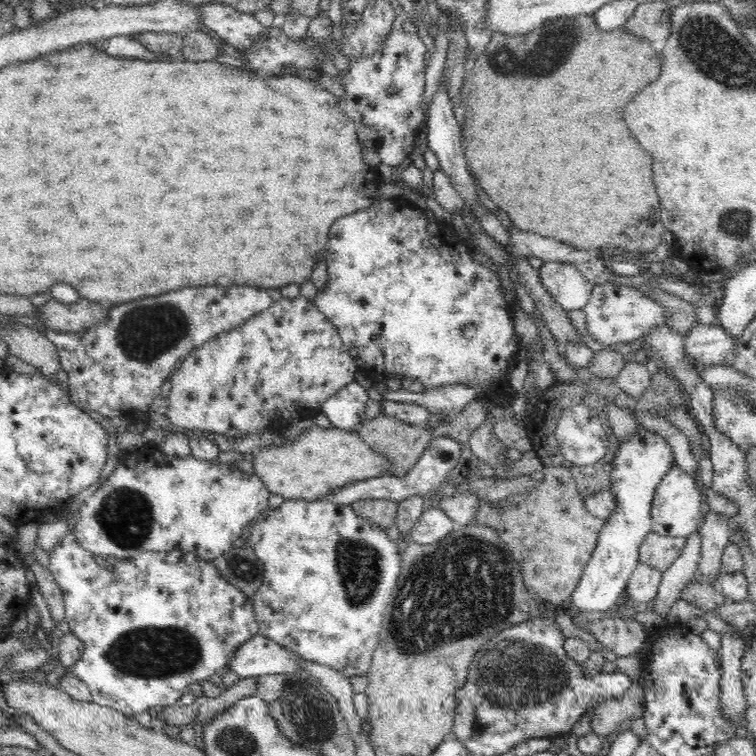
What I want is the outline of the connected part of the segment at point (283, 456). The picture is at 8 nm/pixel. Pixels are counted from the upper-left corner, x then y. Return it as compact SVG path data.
M313 424L305 433L293 443L288 442L278 446L264 447L256 451L250 458L253 462L256 476L264 483L264 487L272 494L279 494L284 499L293 500L322 500L329 498L329 494L336 493L348 484L376 478L376 476L393 474L396 471L380 453L372 450L355 431L346 431L330 426L320 428Z

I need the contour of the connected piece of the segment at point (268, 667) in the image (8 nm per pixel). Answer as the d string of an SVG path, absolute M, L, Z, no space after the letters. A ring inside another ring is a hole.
M258 634L234 652L230 670L242 679L293 673L300 671L300 658L295 652Z

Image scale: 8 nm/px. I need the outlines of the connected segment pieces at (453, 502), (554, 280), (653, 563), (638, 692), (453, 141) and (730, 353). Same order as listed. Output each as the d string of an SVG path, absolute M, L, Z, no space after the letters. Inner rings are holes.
M455 493L445 496L439 502L439 508L456 527L463 527L472 523L480 508L480 502L474 493Z
M550 261L538 269L543 288L564 310L580 310L586 306L594 287L575 264Z
M653 531L639 546L639 562L664 572L682 555L686 538L660 536Z
M634 680L621 699L606 699L593 708L591 718L592 730L600 738L608 736L611 739L619 733L617 726L624 719L632 720L643 716L644 702L646 702L646 699L644 699L644 689L642 689L642 685L637 680Z
M444 74L441 78L441 83L439 86L439 90L433 96L431 100L431 105L429 106L429 117L427 121L427 140L428 140L428 149L432 150L433 153L436 154L436 157L439 160L439 168L441 168L448 178L452 181L452 186L454 190L462 196L464 202L471 208L472 212L474 208L476 208L476 204L478 204L478 191L476 190L476 186L474 186L474 178L470 175L470 171L468 171L469 166L466 166L466 158L465 153L463 152L463 142L461 135L461 127L460 124L456 121L456 117L453 111L453 104L448 96L448 83L446 83L446 77Z
M698 324L684 339L684 348L689 359L700 365L732 365L736 360L736 342L719 324Z

